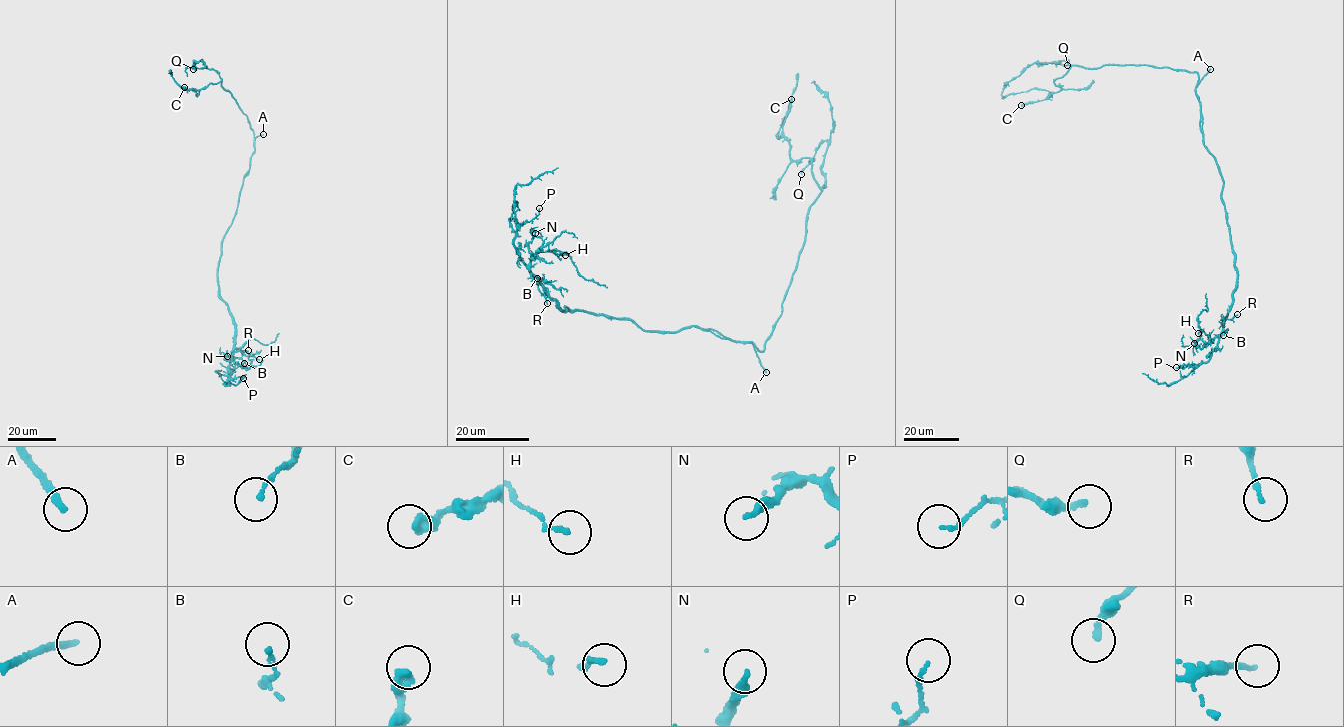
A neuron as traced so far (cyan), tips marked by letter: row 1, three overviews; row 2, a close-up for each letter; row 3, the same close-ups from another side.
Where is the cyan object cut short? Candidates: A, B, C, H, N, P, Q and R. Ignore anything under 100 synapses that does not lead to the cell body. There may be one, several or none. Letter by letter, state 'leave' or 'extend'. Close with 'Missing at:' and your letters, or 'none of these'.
A: extend
B: leave
C: leave
H: leave
N: leave
P: leave
Q: leave
R: leave
Missing at: A

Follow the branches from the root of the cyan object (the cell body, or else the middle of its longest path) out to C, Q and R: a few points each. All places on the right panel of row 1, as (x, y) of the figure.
C: (1203, 140), (1195, 72), (1146, 65), (1072, 66), (1054, 81), (1059, 90), (1021, 105)
Q: (1203, 140), (1197, 72), (1146, 65), (1086, 69), (1064, 60), (1037, 64), (1067, 65)
R: (1203, 140), (1223, 183), (1221, 198), (1237, 279), (1227, 318), (1232, 320), (1237, 314)

